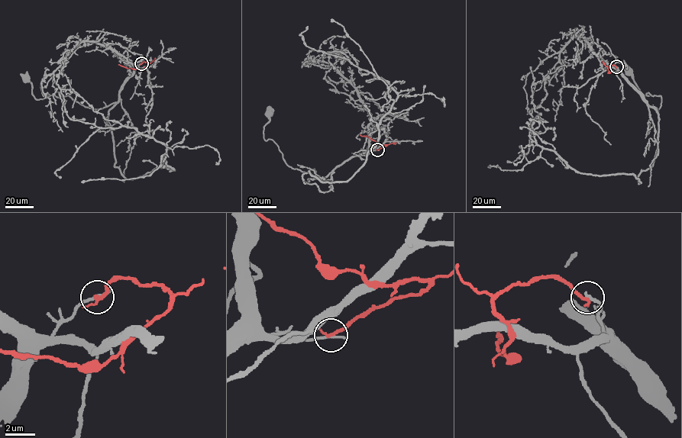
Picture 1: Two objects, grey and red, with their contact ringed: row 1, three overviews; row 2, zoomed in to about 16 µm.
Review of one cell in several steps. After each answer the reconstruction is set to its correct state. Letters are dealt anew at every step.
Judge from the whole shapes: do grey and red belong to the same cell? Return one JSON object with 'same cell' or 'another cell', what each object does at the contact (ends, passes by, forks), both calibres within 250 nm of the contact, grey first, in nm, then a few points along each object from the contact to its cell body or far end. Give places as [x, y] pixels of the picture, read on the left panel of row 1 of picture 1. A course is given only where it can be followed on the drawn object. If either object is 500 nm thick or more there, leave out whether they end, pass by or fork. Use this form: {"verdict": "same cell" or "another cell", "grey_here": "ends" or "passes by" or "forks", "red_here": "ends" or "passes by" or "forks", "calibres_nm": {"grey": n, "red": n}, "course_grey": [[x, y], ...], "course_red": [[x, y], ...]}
{"verdict": "another cell", "grey_here": "ends", "red_here": "passes by", "calibres_nm": {"grey": 200, "red": 190}, "course_grey": [[141, 63], [117, 101], [101, 108], [87, 107], [68, 95], [36, 99], [25, 76]], "course_red": [[141, 63], [148, 63], [140, 69], [118, 64]]}

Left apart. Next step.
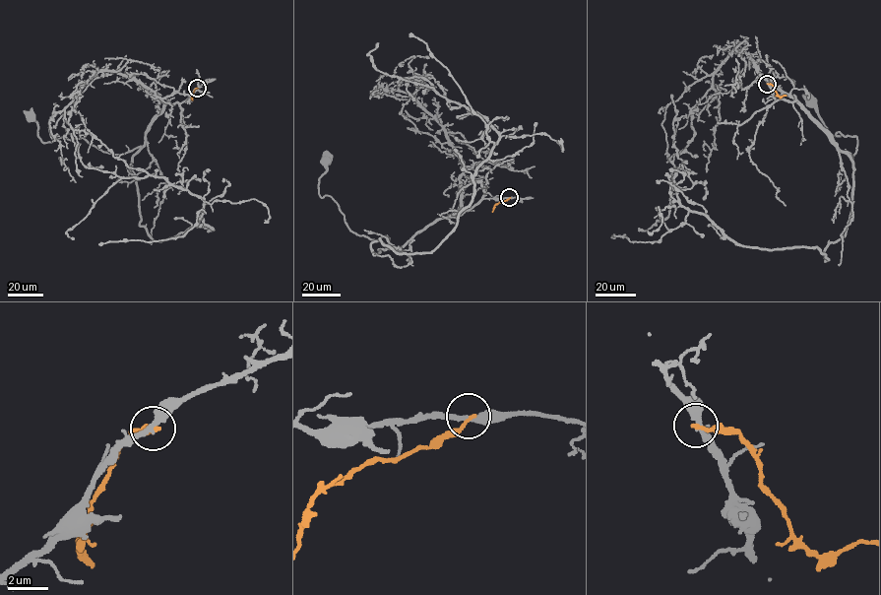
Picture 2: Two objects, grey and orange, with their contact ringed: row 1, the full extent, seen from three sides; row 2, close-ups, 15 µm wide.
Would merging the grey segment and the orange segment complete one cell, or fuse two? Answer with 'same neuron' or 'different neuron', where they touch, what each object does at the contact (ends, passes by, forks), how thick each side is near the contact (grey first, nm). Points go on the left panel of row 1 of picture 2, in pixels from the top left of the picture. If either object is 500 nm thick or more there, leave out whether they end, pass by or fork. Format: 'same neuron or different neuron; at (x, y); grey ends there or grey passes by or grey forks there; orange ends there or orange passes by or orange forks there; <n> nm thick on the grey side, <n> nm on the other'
different neuron; at (197, 88); grey passes by; orange ends there; 280 nm thick on the grey side, 200 nm on the other

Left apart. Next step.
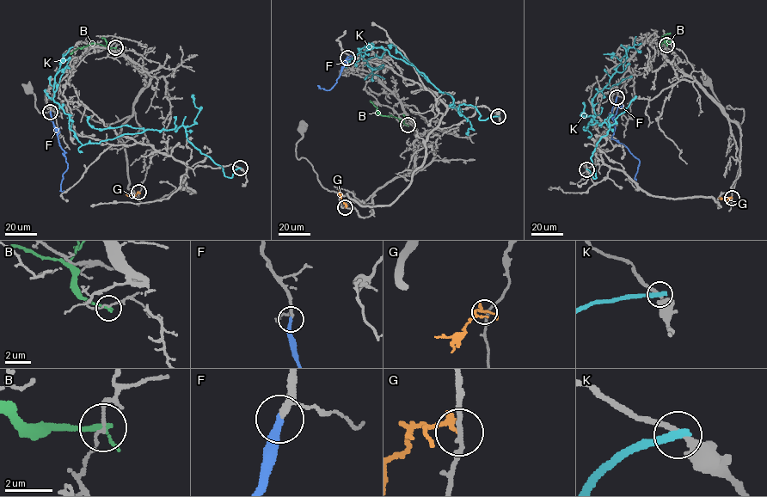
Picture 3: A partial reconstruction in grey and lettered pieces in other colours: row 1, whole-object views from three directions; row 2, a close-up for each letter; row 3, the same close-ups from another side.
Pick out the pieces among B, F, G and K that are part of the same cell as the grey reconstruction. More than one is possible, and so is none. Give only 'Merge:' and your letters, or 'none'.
Merge: F

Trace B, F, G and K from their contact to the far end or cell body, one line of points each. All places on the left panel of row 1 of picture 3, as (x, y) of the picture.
B: (115, 47), (90, 43), (70, 53)
F: (50, 111), (68, 164), (60, 186), (61, 190), (64, 190)
G: (138, 193), (125, 194)
K: (240, 168), (226, 177), (188, 141), (182, 125), (82, 144), (53, 98), (55, 76), (70, 58), (59, 82)

